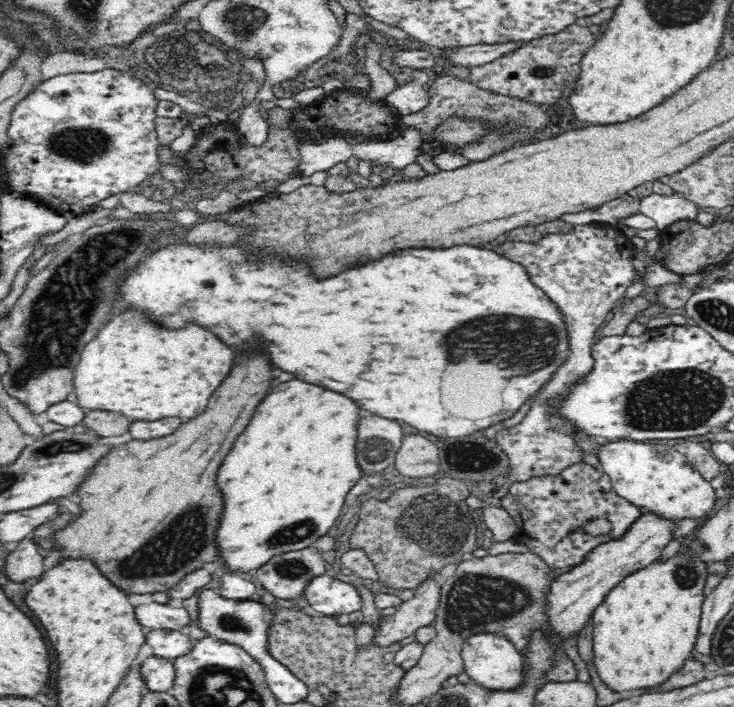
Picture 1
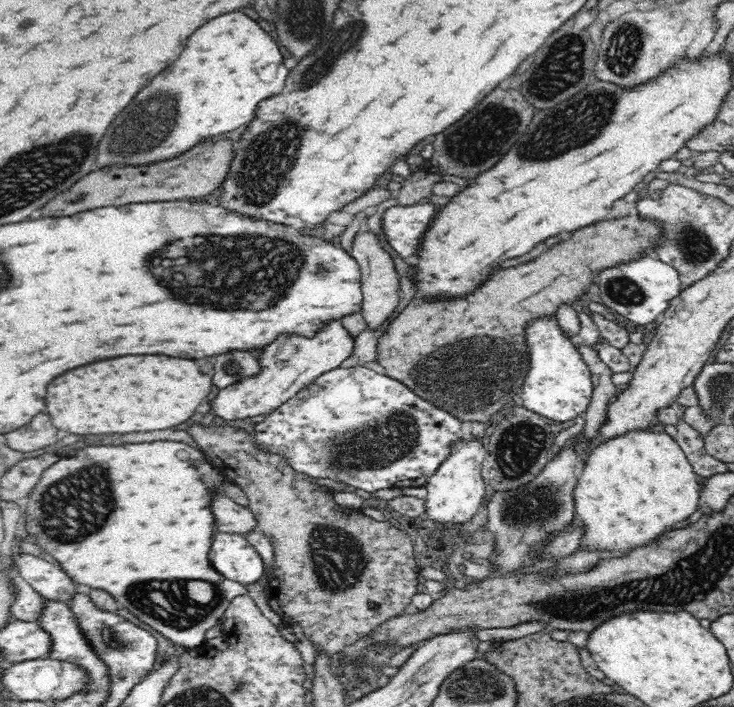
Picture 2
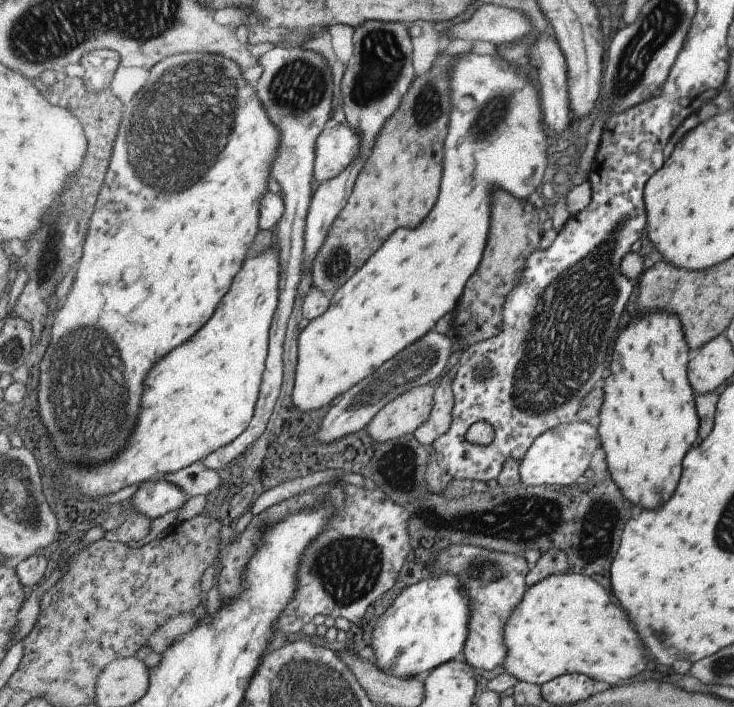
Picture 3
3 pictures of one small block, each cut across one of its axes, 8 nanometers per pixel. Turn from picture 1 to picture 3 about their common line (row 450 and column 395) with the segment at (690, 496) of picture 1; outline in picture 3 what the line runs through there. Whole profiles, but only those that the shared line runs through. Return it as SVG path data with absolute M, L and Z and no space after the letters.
M443 573L405 589L374 625L370 642L373 664L381 672L387 671L386 677L413 677L455 660L468 640L472 600L457 574Z

